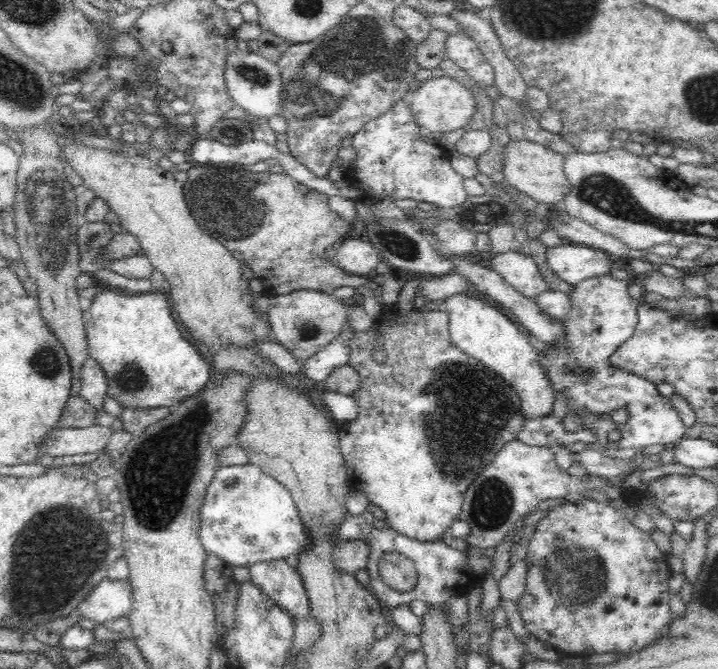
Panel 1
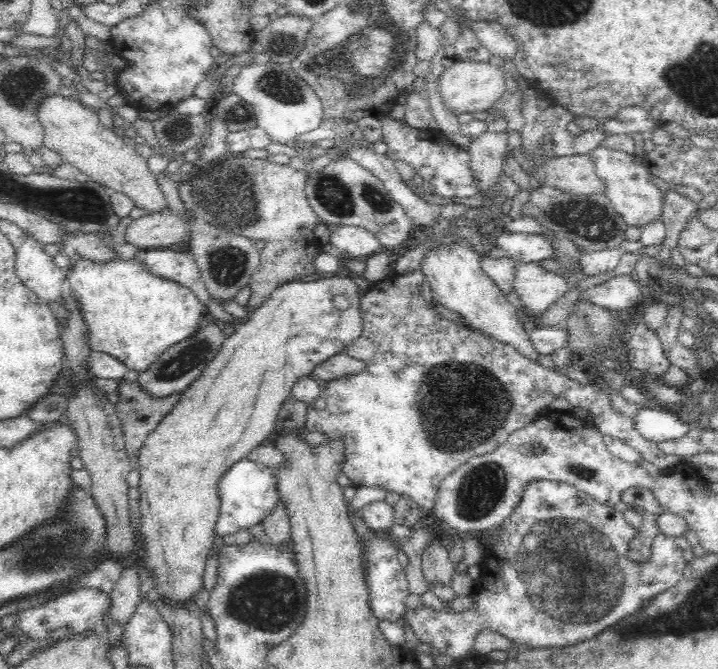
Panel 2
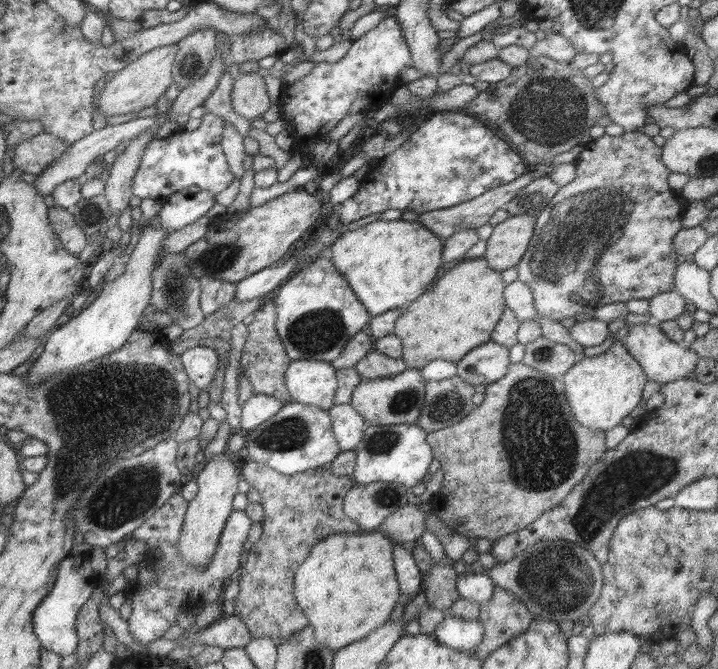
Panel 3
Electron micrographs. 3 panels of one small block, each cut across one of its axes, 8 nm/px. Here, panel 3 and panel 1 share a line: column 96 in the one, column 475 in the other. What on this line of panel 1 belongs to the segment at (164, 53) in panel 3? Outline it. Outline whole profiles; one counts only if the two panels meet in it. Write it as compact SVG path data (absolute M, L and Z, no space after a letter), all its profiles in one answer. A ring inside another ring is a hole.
M446 75L422 81L416 92L408 90L402 100L410 106L418 127L437 134L466 128L476 113L476 99L470 89L458 82L458 79Z

